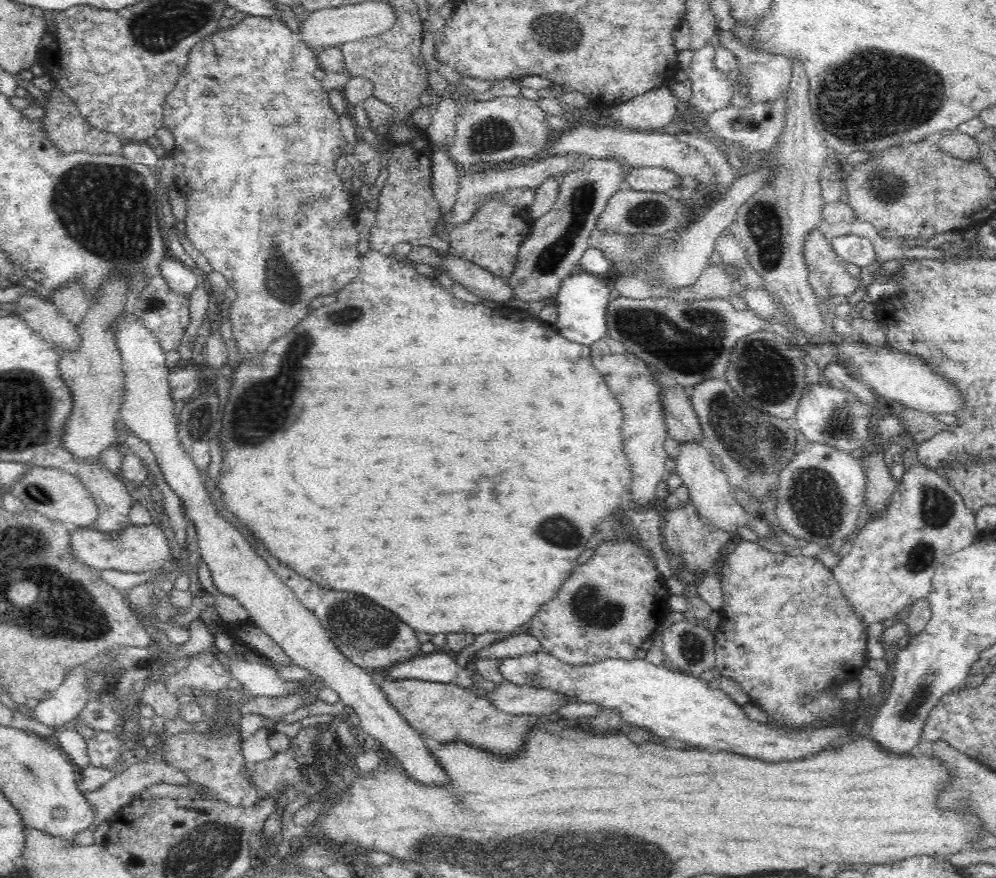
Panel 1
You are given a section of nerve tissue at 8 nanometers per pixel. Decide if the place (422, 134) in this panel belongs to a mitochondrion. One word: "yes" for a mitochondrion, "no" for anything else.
no

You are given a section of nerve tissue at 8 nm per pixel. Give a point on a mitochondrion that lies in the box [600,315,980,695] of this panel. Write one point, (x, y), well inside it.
(755, 444)

